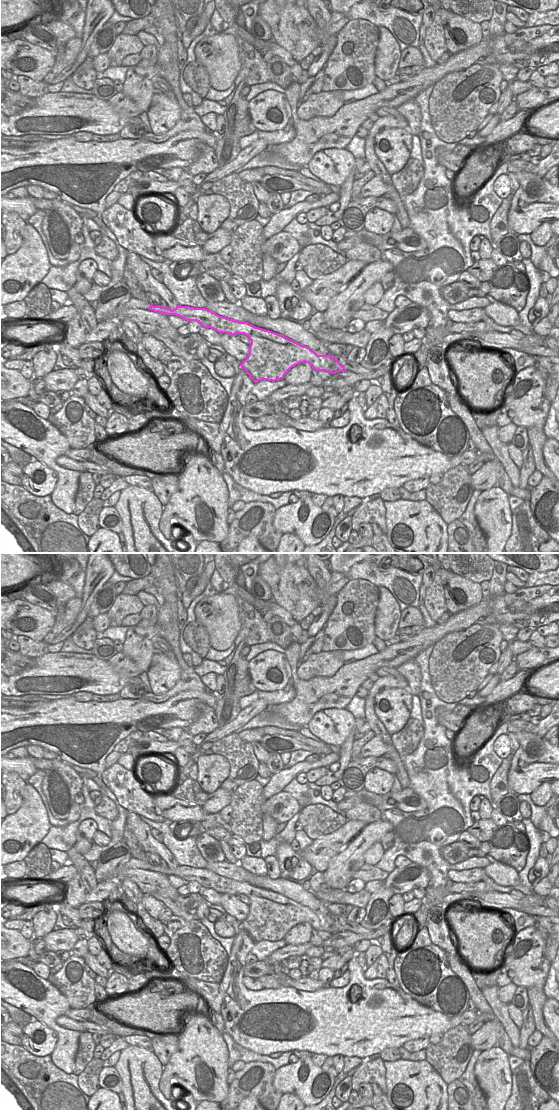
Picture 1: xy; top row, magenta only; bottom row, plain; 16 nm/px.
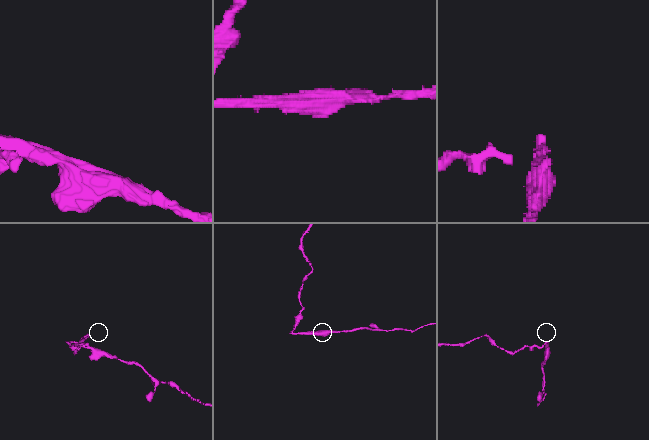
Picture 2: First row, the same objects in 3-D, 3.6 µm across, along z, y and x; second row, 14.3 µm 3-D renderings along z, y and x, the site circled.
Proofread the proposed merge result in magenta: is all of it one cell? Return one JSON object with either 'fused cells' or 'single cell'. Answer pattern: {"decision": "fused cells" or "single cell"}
{"decision": "fused cells"}

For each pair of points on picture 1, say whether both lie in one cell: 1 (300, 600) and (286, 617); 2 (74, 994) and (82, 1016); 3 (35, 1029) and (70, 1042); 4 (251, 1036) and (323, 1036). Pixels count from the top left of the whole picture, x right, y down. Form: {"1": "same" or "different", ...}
{"1": "different", "2": "different", "3": "different", "4": "same"}

